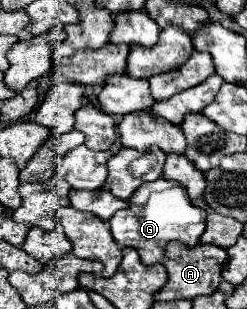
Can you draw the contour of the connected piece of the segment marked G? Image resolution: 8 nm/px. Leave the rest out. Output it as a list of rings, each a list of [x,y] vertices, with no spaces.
[[[158,179],[154,183],[146,183],[136,189],[136,193],[128,201],[130,205],[110,219],[110,231],[118,245],[134,247],[140,255],[140,261],[148,265],[162,263],[166,257],[166,245],[170,241],[180,241],[186,247],[198,243],[200,235],[206,227],[206,211],[194,207],[186,197],[186,189],[182,189],[174,181]]]

